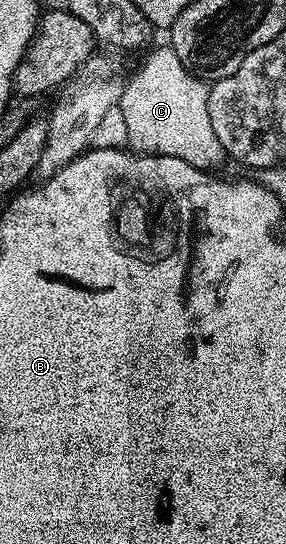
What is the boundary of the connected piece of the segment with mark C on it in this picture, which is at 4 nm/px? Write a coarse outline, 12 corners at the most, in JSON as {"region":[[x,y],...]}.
{"region":[[163,46],[125,81],[129,147],[218,170],[207,81]]}

